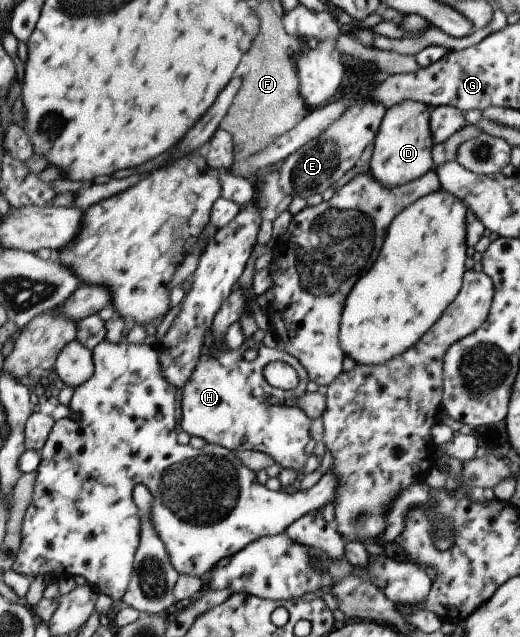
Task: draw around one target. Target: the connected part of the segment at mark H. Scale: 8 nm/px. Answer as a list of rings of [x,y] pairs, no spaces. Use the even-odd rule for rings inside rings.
[[[209,328],[204,332],[201,352],[193,367],[191,376],[189,376],[184,386],[180,388],[182,396],[181,421],[179,422],[179,426],[190,437],[199,436],[206,443],[219,445],[234,452],[237,449],[259,451],[270,456],[282,469],[290,468],[299,472],[299,468],[303,466],[308,456],[303,451],[303,448],[305,448],[305,444],[310,439],[308,430],[311,420],[303,414],[303,411],[300,411],[299,408],[291,404],[291,401],[306,392],[305,384],[307,382],[308,374],[305,372],[305,369],[296,358],[287,354],[282,348],[276,347],[270,349],[265,347],[263,343],[255,342],[252,337],[245,337],[239,348],[229,350],[224,340],[219,346],[214,345],[214,338],[212,337],[211,328]],[[247,348],[255,348],[257,350],[257,357],[252,362],[246,362],[242,357],[243,352]],[[269,361],[280,361],[291,366],[298,375],[297,386],[286,391],[269,386],[269,383],[265,382],[263,375],[264,366]]]

